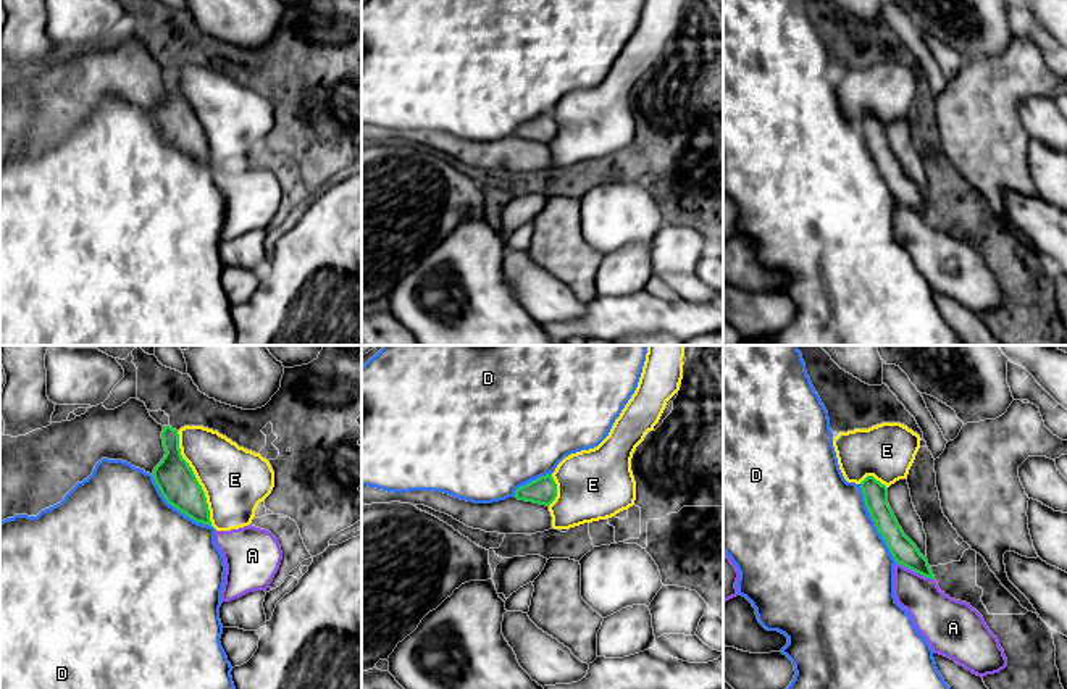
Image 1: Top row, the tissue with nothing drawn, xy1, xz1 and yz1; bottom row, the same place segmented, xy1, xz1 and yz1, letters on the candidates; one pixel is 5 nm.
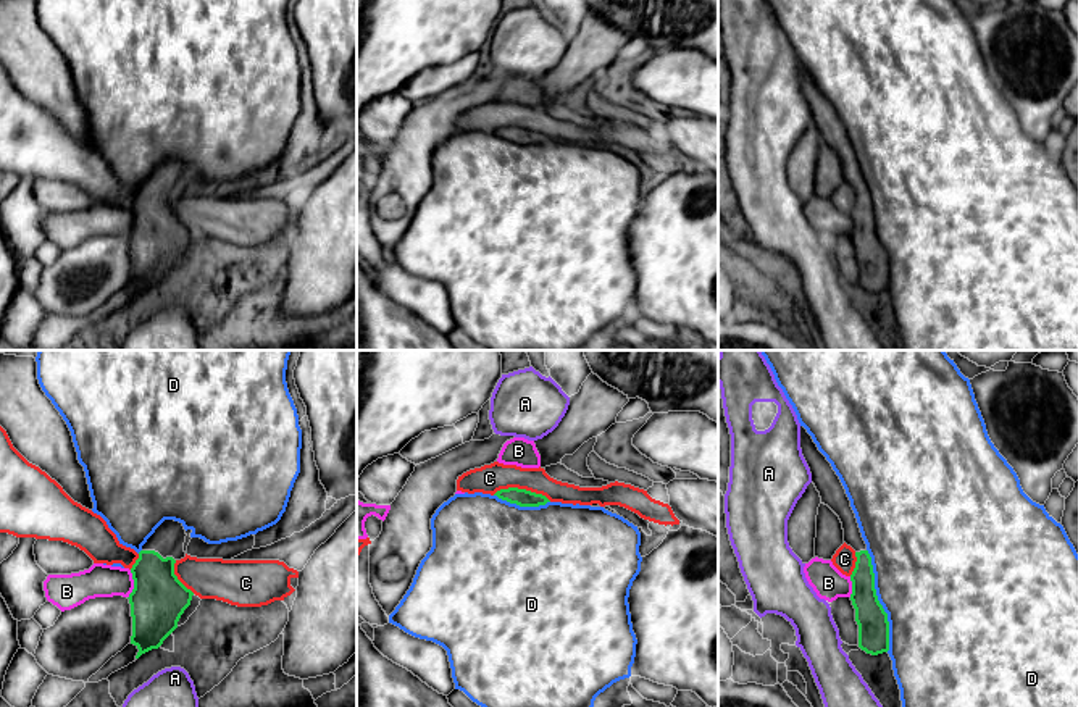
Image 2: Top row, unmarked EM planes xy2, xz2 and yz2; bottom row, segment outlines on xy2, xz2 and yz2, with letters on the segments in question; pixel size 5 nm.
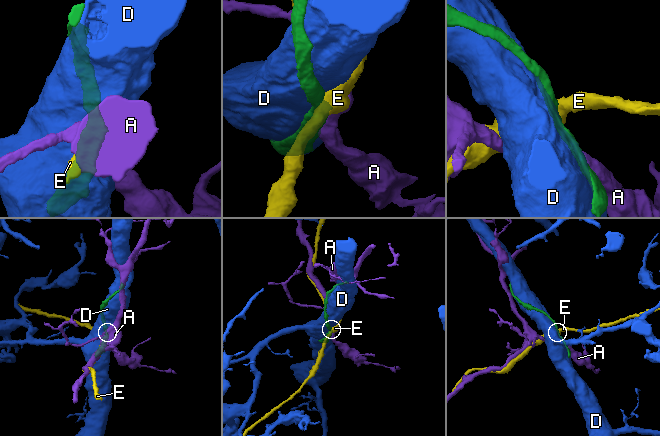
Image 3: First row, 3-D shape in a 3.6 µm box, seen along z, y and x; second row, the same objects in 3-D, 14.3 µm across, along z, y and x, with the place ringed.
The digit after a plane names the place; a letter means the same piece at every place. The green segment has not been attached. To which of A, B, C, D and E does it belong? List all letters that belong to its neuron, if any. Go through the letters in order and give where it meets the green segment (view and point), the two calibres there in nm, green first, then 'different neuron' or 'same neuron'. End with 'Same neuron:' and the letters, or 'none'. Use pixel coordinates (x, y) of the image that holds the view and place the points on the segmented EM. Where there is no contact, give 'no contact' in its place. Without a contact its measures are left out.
A: contact yz1 (916, 572); calibres 120 and 240 nm; different neuron
B: contact xy2 (134, 585); calibres 280 and 160 nm; different neuron
C: contact xz2 (522, 489); calibres 90 and 140 nm; different neuron
D: contact yz2 (878, 601); calibres 160 and 480 nm; different neuron
E: contact xy1 (196, 478); calibres 190 and 320 nm; different neuron
Same neuron: none

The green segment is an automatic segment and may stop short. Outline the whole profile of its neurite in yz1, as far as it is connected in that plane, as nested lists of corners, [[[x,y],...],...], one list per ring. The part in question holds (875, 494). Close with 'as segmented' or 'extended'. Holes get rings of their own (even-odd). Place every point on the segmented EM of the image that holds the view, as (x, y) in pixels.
[[[867,476],[860,482],[860,489],[865,507],[896,563],[925,578],[935,579],[927,557],[920,553],[917,545],[904,534],[902,528],[899,526],[888,503],[888,487],[873,476]]] | as segmented

